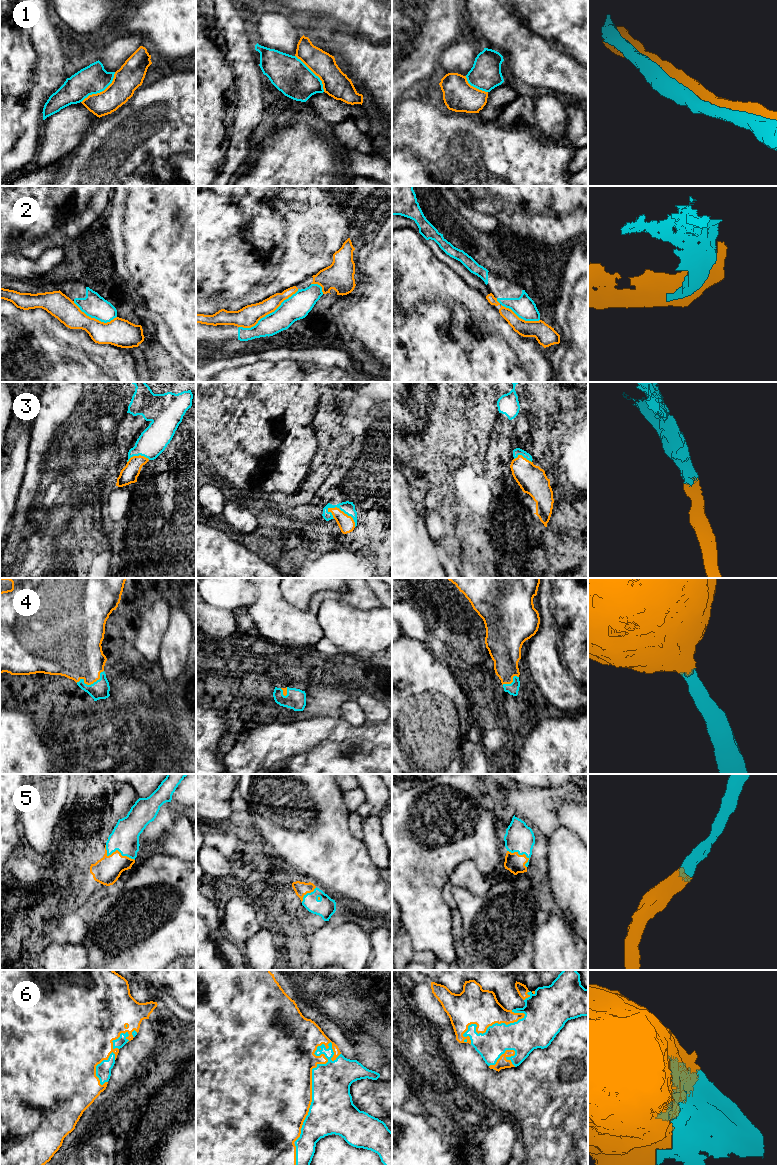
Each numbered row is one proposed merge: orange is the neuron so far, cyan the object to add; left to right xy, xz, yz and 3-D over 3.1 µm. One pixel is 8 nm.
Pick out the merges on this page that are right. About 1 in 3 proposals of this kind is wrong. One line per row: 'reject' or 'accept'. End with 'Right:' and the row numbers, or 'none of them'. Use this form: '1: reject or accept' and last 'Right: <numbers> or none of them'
1: reject
2: reject
3: accept
4: accept
5: accept
6: accept
Right: 3, 4, 5, 6

